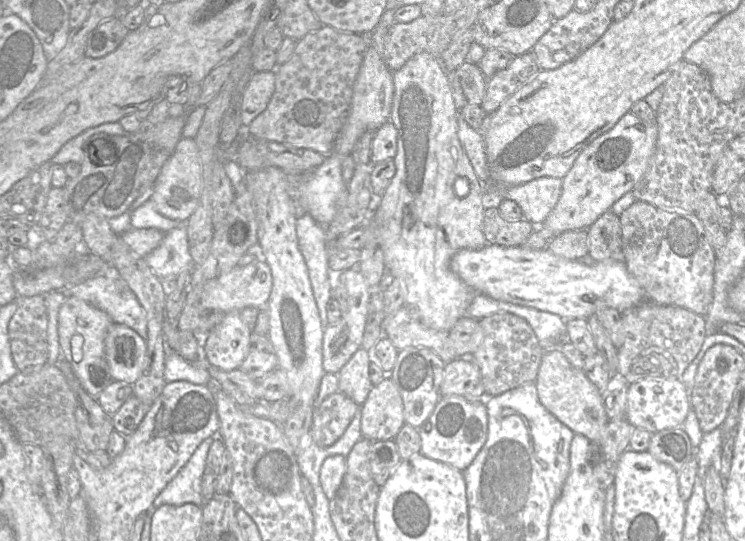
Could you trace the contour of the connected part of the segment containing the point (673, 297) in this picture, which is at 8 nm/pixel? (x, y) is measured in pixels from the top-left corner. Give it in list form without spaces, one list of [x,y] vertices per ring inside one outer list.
[[[637,200],[619,217],[623,260],[630,275],[643,288],[647,299],[658,304],[683,307],[705,316],[714,296],[716,253],[698,216],[693,212],[657,208]]]

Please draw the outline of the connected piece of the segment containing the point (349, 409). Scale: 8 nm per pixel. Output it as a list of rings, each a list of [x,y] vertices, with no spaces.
[[[341,391],[327,396],[313,412],[310,431],[314,442],[320,447],[335,443],[343,435],[360,406]]]

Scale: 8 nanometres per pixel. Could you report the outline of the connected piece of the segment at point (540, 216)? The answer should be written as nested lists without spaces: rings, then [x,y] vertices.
[[[542,176],[526,183],[504,187],[502,197],[515,201],[524,219],[541,225],[557,204],[562,191],[562,179]]]

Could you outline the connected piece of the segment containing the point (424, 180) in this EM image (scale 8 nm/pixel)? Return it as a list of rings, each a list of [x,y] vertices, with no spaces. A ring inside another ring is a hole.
[[[423,52],[413,56],[406,64],[397,71],[393,71],[394,79],[394,97],[391,108],[390,122],[396,127],[398,131],[398,145],[397,153],[393,158],[396,173],[386,189],[385,193],[381,196],[380,204],[375,212],[373,218],[358,229],[352,230],[348,233],[341,235],[335,242],[330,242],[330,248],[338,249],[360,249],[362,250],[371,240],[377,240],[384,253],[384,261],[388,274],[393,278],[398,278],[404,282],[405,285],[405,304],[411,306],[417,313],[419,319],[428,327],[438,330],[449,330],[455,323],[463,316],[466,316],[466,310],[474,298],[474,292],[467,286],[451,269],[451,259],[455,253],[461,249],[481,249],[489,244],[483,232],[483,221],[485,208],[482,203],[482,195],[484,191],[484,184],[479,179],[475,170],[465,153],[459,137],[458,137],[458,113],[453,99],[452,89],[440,59],[431,55],[430,53]],[[458,177],[466,178],[470,183],[470,193],[465,197],[459,197],[454,190],[454,184]]]

